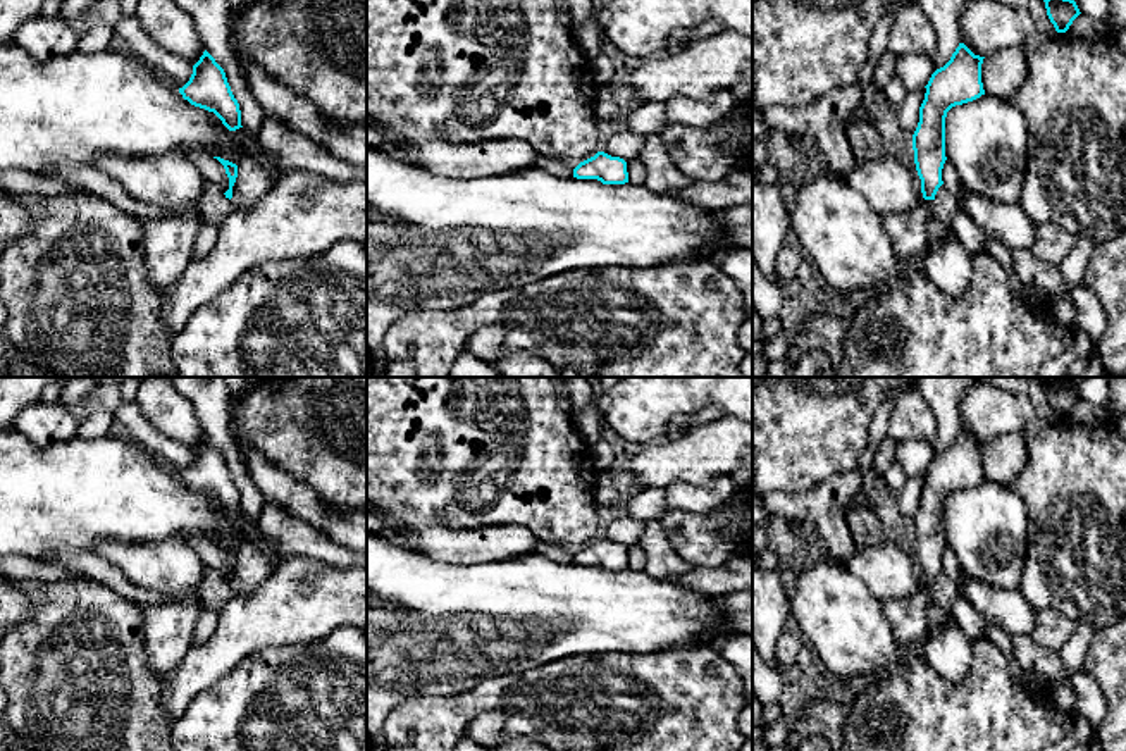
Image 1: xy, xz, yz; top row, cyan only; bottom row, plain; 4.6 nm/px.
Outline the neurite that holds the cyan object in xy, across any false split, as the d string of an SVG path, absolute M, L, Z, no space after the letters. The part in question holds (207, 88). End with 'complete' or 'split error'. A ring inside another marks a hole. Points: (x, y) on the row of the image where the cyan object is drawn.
M207 50L193 65L193 74L179 93L191 105L213 112L229 131L243 127L239 103L226 72Z; complete

